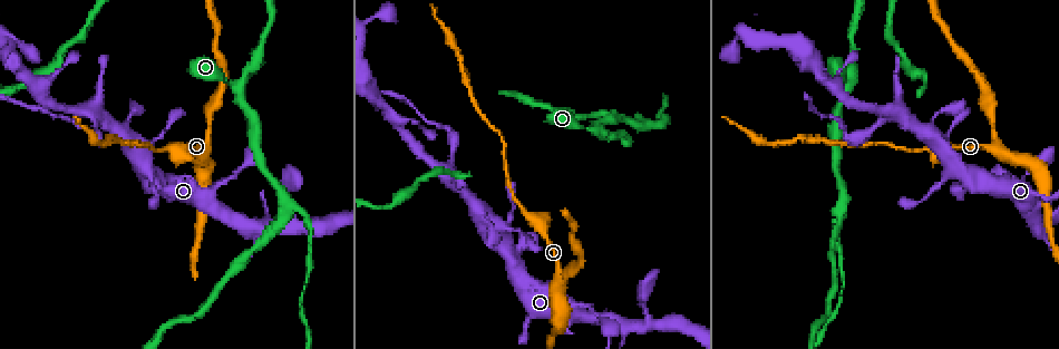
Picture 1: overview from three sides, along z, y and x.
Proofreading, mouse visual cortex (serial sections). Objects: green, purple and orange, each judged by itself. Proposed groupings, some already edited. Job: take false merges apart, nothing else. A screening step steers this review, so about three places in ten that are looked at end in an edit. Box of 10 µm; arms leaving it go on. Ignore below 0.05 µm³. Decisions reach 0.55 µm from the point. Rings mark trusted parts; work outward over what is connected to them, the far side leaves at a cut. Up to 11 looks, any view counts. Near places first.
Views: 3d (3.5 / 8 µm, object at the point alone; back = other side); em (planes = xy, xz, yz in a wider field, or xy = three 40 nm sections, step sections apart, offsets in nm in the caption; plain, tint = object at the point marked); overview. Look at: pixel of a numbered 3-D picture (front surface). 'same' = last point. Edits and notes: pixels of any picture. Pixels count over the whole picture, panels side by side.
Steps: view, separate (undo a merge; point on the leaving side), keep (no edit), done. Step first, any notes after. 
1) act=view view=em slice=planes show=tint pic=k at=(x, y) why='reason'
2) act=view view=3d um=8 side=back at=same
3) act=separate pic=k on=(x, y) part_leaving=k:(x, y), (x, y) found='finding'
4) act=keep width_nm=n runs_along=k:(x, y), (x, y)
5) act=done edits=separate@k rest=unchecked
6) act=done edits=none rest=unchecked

act=view view=3d um=8 pic=1 at=(235, 84) why='thin neck'

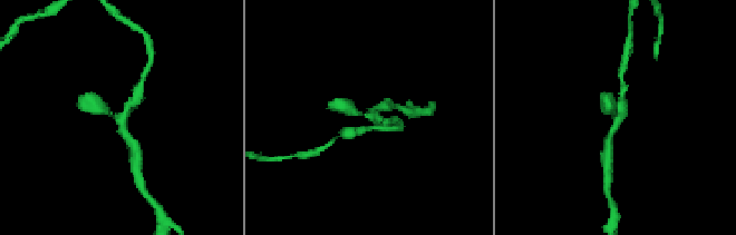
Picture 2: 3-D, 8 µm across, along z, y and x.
act=view view=em slice=xy step=5 show=tint at=same arms=3 arm_widths_nm=200,200,400

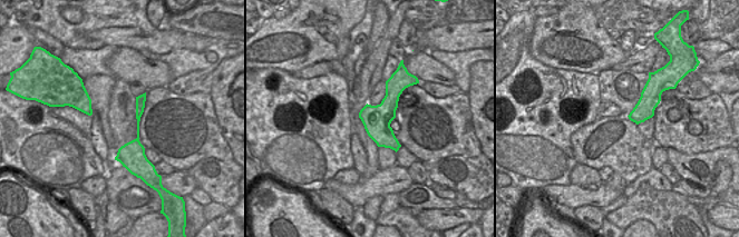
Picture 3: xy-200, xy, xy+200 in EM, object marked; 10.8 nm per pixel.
act=keep runs_along=3:(395, 76), (385, 136), (396, 147) found='all the same cell'

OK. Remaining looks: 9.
act=view view=3d um=3.5 pic=1 at=(897, 110) why='two arms in line, one across'

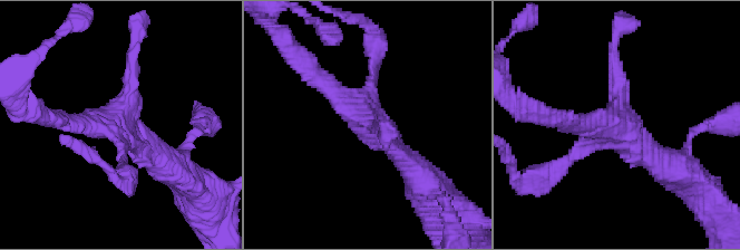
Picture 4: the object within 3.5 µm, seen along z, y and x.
act=view view=em slice=planes show=tint pic=4 at=(615, 127) why='shape alone is not enough'

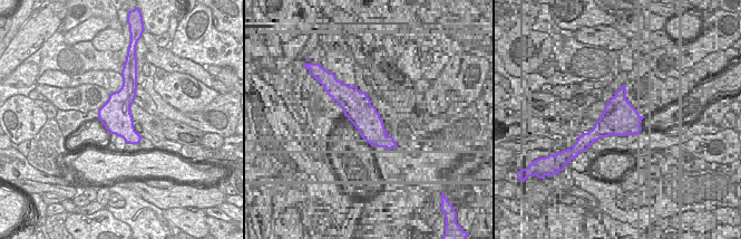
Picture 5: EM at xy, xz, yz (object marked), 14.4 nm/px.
act=keep runs_along=4:(411, 170), (367, 117), (311, 69) found='one cell here'

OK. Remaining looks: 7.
act=view view=3d um=3.5 pic=1 at=(204, 155) why='side arm on a straight run'

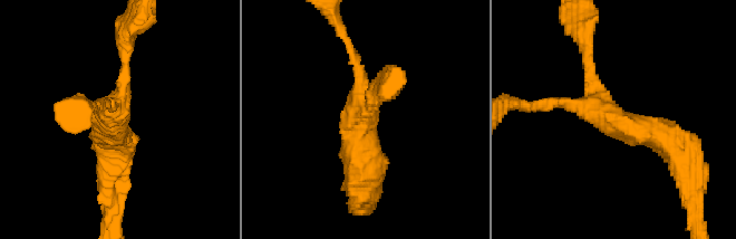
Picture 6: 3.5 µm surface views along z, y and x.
act=view view=em slice=planes show=tint pic=6 at=(110, 123)

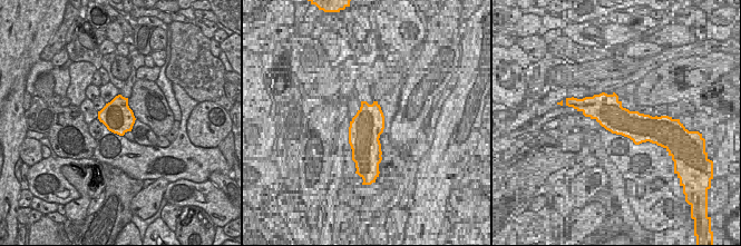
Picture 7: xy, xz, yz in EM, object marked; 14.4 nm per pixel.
act=keep arms=3 arm_widths_nm=150,200,450 runs_along=6:(551, 103), (666, 134), (683, 155) found='continuous, no second cell'

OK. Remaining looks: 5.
act=view view=3d um=3.5 pic=1 at=(843, 204) why='calibre changes'

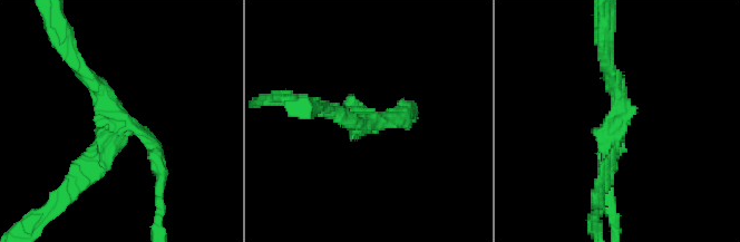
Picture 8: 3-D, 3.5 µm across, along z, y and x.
act=view view=em slice=planes show=tint pic=8 at=(360, 118) arms=3 arm_widths_nm=150,200,200

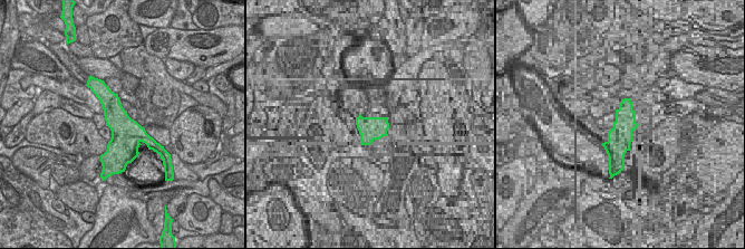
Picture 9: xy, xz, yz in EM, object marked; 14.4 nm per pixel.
act=keep runs_along=8:(74, 60), (112, 118), (77, 180) found='continuous, no second cell'

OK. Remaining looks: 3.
act=done edits=none rest=unchecked

